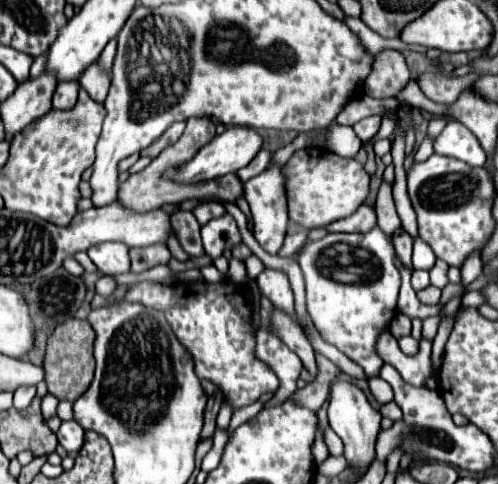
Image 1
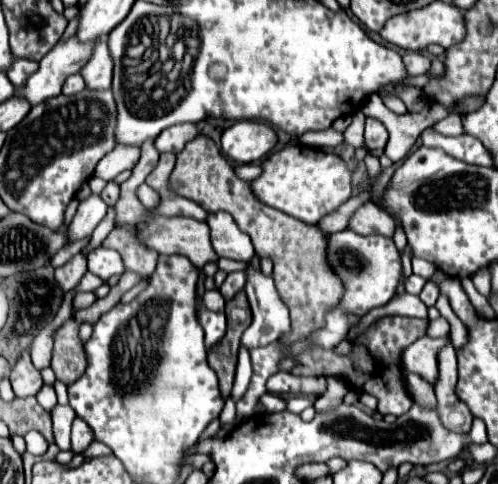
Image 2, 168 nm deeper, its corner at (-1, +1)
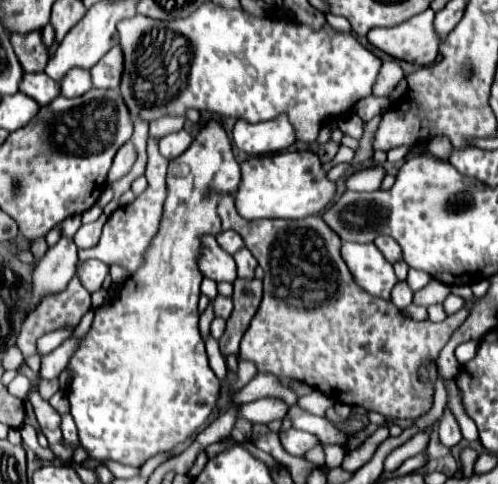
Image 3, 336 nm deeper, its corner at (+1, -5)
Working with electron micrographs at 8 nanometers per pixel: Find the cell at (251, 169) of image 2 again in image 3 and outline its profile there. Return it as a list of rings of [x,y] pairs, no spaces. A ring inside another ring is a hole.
[[[209,120],[193,140],[195,142],[189,146],[189,150],[185,150],[185,154],[181,154],[181,156],[177,156],[175,160],[169,162],[169,168],[167,168],[167,198],[165,198],[165,206],[163,206],[163,218],[161,218],[161,226],[159,226],[157,234],[153,236],[153,242],[149,246],[149,250],[145,250],[145,264],[141,264],[141,270],[137,270],[137,274],[131,274],[125,280],[125,284],[119,288],[119,294],[113,300],[105,302],[103,306],[99,306],[95,310],[95,318],[93,318],[93,324],[91,324],[89,332],[79,340],[79,346],[77,346],[75,354],[71,356],[71,360],[67,364],[69,372],[71,372],[71,384],[67,388],[67,400],[69,400],[71,416],[73,416],[73,420],[77,424],[77,430],[79,430],[79,444],[89,452],[91,458],[97,458],[97,460],[115,460],[115,462],[121,462],[121,464],[127,464],[127,466],[143,466],[151,456],[159,454],[161,450],[171,450],[175,444],[187,440],[191,434],[195,434],[201,428],[201,424],[209,418],[209,414],[215,408],[215,402],[219,398],[221,382],[213,374],[213,370],[209,368],[205,344],[203,344],[203,340],[199,336],[199,328],[197,328],[197,322],[199,322],[197,300],[201,296],[199,286],[201,286],[201,280],[203,280],[203,274],[199,270],[199,256],[201,256],[201,238],[205,234],[217,236],[223,230],[219,214],[217,214],[217,198],[209,198],[209,190],[217,190],[219,194],[233,194],[239,186],[241,170],[239,170],[239,164],[233,156],[231,142],[229,142],[223,126],[217,120]]]

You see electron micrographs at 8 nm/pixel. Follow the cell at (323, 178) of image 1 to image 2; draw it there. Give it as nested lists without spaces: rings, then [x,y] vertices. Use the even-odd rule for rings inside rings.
[[[289,146],[269,154],[263,162],[263,174],[251,182],[253,194],[263,204],[283,210],[305,224],[317,224],[323,216],[335,212],[351,198],[353,174],[345,160],[311,146]]]

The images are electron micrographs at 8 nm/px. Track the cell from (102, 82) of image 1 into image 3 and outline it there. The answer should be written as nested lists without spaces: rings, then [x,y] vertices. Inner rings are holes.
[[[113,46],[93,68],[91,80],[95,88],[111,88],[117,90],[121,84],[121,70],[123,70],[123,54],[119,46]]]

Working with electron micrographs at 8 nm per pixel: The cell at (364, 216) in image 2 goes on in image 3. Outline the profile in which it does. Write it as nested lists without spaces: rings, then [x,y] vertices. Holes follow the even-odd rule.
[[[379,236],[375,240],[375,246],[381,250],[381,254],[385,256],[387,262],[395,264],[395,262],[401,262],[401,246],[397,246],[397,242],[393,238],[387,238],[387,236]]]

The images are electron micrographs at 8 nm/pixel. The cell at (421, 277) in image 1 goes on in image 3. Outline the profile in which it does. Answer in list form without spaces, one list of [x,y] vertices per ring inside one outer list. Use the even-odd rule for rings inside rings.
[[[397,282],[397,286],[391,290],[391,302],[399,310],[403,310],[403,308],[407,308],[411,304],[411,300],[413,300],[413,292],[407,286],[407,282]]]

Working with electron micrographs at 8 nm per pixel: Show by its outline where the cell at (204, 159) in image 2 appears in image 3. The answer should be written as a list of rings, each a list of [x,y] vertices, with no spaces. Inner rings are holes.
[[[233,194],[219,196],[219,216],[225,230],[235,230],[243,238],[245,246],[251,250],[265,272],[263,302],[253,316],[239,350],[239,358],[245,358],[257,366],[257,374],[269,372],[279,380],[299,380],[323,392],[333,402],[363,406],[367,410],[399,420],[419,418],[433,406],[433,384],[421,380],[419,368],[439,358],[441,348],[467,318],[467,308],[471,308],[469,300],[463,310],[447,316],[439,324],[407,318],[391,302],[385,302],[383,298],[373,298],[353,282],[353,276],[349,274],[349,268],[339,254],[341,238],[323,222],[319,214],[301,218],[301,244],[299,222],[245,220],[235,210]]]

